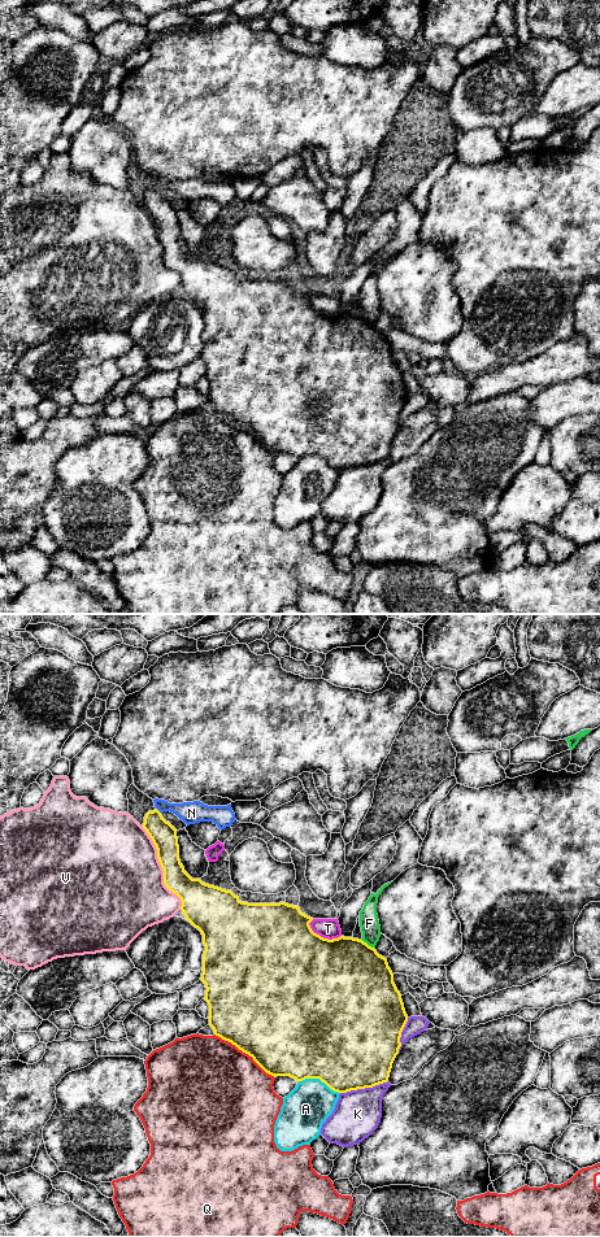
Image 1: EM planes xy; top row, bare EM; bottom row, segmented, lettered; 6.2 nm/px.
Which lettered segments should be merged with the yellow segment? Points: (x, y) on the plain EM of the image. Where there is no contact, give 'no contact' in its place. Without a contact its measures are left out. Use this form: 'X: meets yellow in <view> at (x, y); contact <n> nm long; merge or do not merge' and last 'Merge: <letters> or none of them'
A: meets yellow in xy at (318, 454); contact 280 nm long; do not merge
F: meets yellow in xy at (366, 321); contact 100 nm long; do not merge
K: meets yellow in xy at (364, 465); contact 300 nm long; do not merge
N: meets yellow in xy at (157, 187); contact 50 nm long; do not merge
Q: meets yellow in xy at (244, 428); contact 460 nm long; do not merge
T: meets yellow in xy at (322, 314); contact 220 nm long; do not merge
V: meets yellow in xy at (162, 245); contact 550 nm long; do not merge
Merge: none of them

